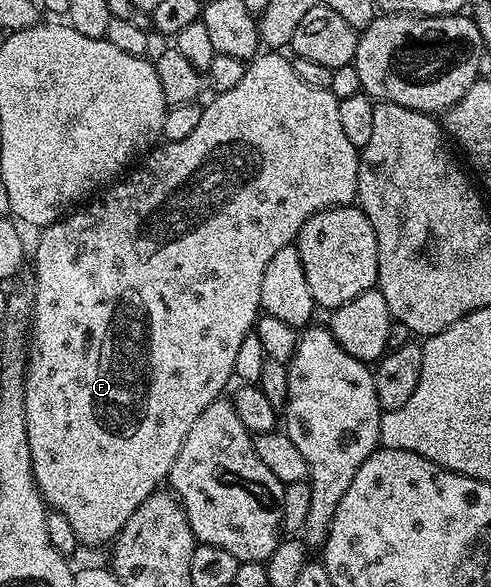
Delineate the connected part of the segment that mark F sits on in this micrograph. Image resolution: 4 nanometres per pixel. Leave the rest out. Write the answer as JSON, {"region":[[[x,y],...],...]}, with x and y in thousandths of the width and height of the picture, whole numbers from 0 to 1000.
{"region":[[[534,89],[511,99],[481,150],[436,160],[430,174],[413,179],[407,211],[399,211],[377,239],[338,242],[308,254],[305,271],[291,283],[275,281],[189,341],[141,359],[79,397],[86,400],[69,426],[69,540],[57,576],[51,641],[57,763],[65,770],[69,816],[77,819],[88,850],[116,874],[138,879],[138,893],[147,893],[147,906],[155,906],[169,932],[230,925],[253,893],[261,893],[269,872],[328,830],[322,828],[328,821],[332,826],[344,816],[358,770],[367,770],[383,729],[391,729],[399,709],[407,709],[424,688],[446,683],[450,671],[444,670],[477,635],[481,600],[497,576],[519,560],[534,520],[530,484],[538,479],[546,443],[605,407],[611,388],[646,358],[709,351],[729,336],[733,259],[709,240],[709,232],[701,232],[690,167],[672,153],[619,143],[619,136],[603,129],[597,104],[578,94],[574,89]]]}

